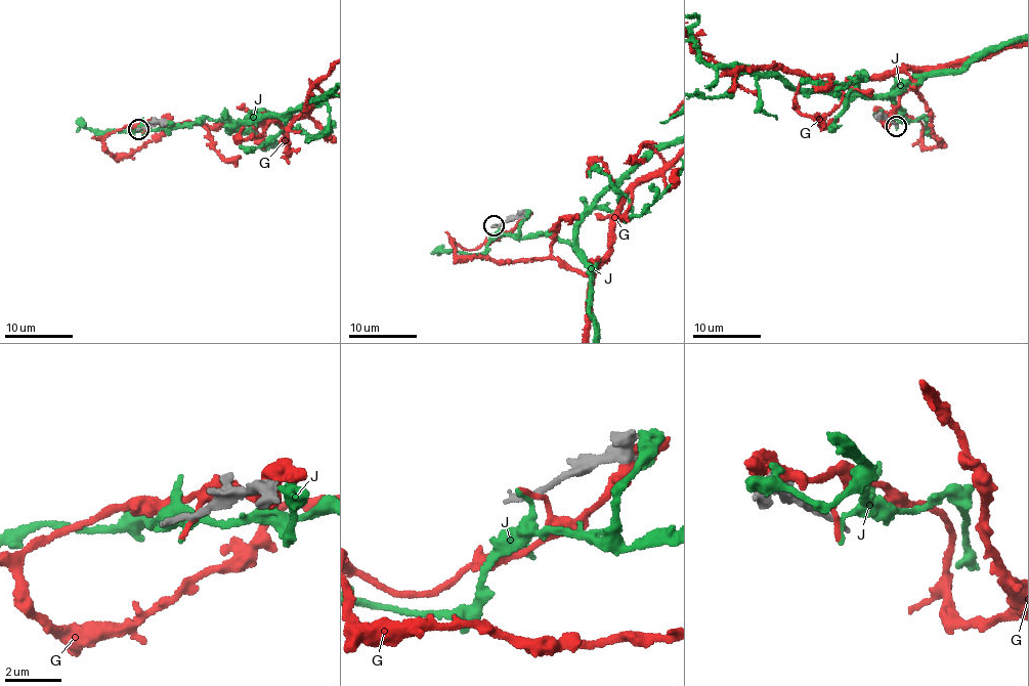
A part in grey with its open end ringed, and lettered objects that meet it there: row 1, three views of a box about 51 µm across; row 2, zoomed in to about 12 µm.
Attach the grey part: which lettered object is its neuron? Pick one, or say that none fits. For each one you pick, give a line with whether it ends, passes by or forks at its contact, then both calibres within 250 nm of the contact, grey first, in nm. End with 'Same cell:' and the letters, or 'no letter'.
Same cell: no letter

